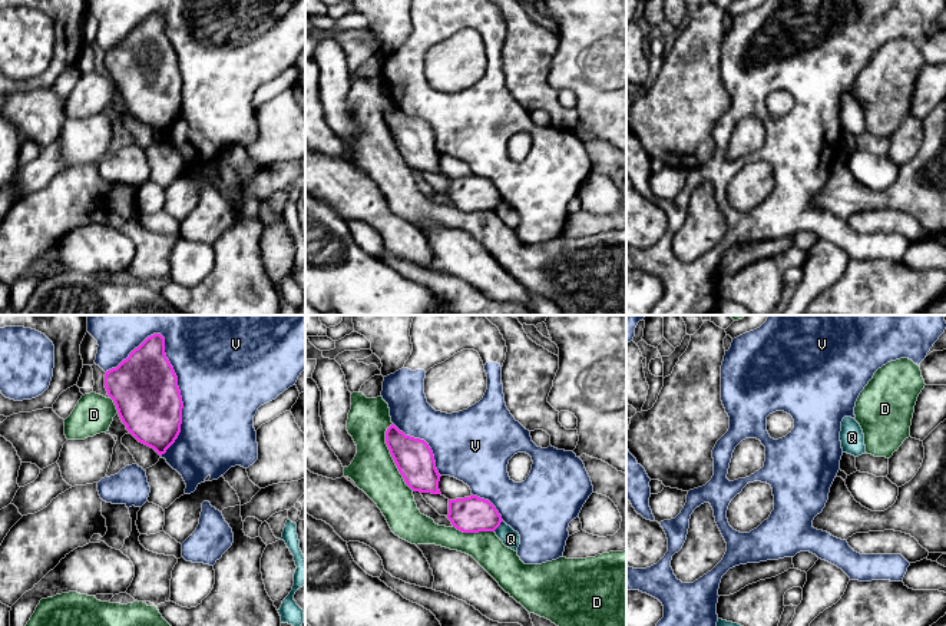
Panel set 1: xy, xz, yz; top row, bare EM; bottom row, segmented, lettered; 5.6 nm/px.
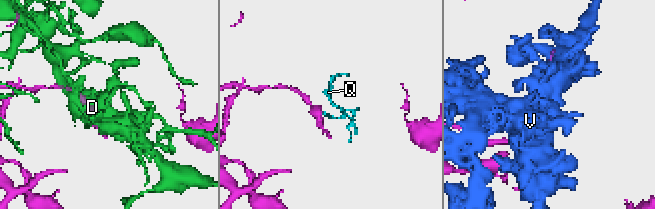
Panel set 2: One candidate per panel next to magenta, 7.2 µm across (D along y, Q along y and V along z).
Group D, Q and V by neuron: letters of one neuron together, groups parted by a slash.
D / Q / V

